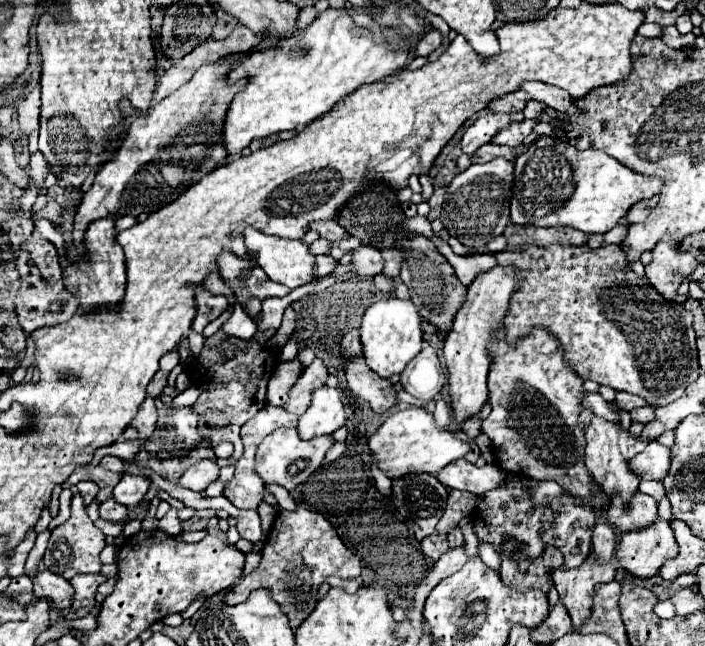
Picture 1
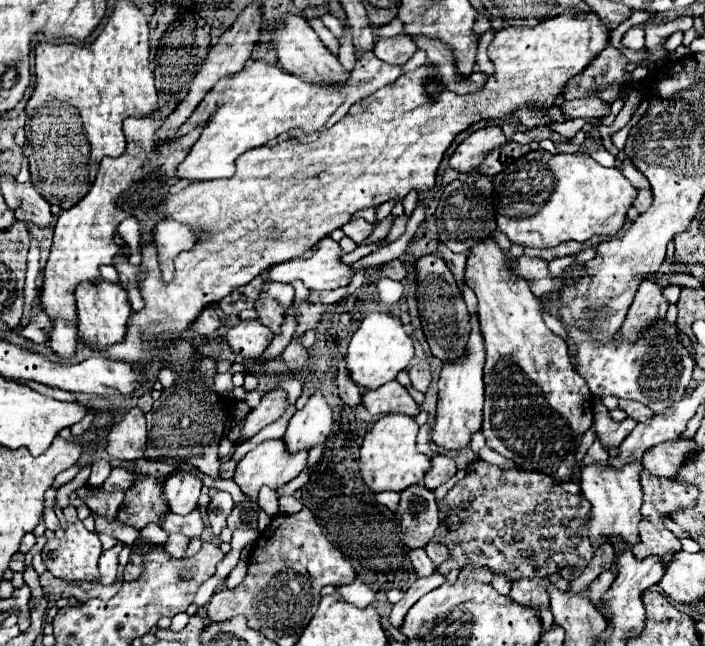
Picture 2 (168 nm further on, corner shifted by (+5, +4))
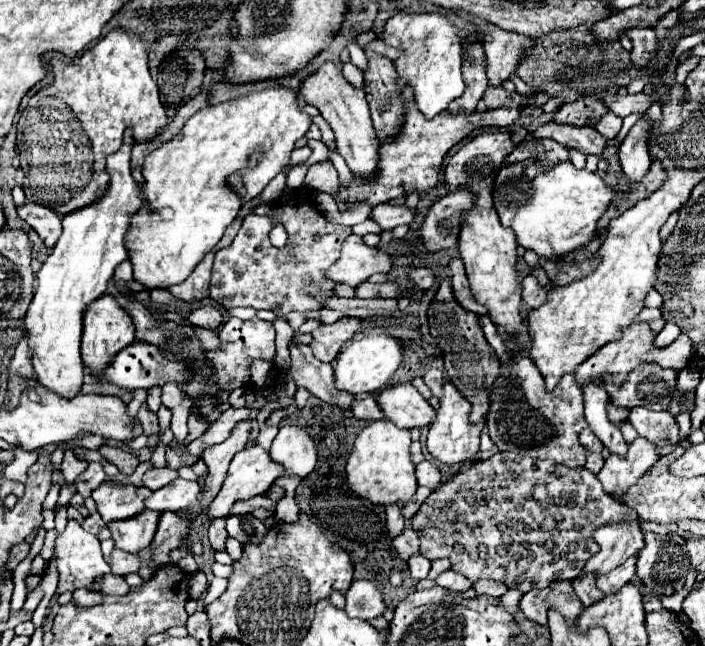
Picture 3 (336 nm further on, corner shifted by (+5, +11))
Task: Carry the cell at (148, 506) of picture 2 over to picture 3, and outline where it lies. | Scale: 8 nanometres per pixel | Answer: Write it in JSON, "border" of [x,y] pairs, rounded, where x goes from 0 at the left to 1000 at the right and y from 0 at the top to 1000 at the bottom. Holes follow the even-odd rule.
{"border":[[[203,789],[194,799],[186,799],[183,805],[163,805],[155,808],[155,820],[157,820],[157,833],[163,836],[163,848],[172,848],[177,854],[197,854],[203,848],[211,848],[220,824],[223,824],[223,811],[226,811],[226,793],[211,793]]]}

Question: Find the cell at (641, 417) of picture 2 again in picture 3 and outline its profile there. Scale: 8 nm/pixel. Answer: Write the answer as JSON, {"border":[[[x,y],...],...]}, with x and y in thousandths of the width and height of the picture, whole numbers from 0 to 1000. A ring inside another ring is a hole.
{"border":[[[904,628],[892,635],[892,650],[909,675],[929,684],[932,690],[955,687],[963,681],[963,659],[949,638],[926,638]]]}

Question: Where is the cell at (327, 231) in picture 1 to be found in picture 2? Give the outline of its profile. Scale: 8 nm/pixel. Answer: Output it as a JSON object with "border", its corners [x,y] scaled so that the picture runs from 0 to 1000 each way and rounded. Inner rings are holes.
{"border":[[[506,339],[506,342],[498,342],[495,348],[487,348],[484,354],[487,354],[489,364],[498,367],[504,376],[512,376],[512,373],[518,373],[521,367],[526,367],[529,351],[532,351],[532,348],[523,345],[523,342],[518,342],[518,339]]]}

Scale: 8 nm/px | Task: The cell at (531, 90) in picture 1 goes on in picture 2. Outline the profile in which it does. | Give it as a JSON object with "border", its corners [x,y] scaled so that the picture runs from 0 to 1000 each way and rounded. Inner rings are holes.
{"border":[[[830,150],[830,153],[813,153],[813,156],[801,156],[796,163],[796,172],[801,175],[804,184],[816,184],[816,181],[861,181],[867,175],[867,163],[858,159],[850,150]]]}

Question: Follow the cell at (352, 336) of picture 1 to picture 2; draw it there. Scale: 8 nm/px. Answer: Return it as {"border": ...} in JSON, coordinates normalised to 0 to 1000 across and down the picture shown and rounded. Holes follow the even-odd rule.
{"border":[[[484,559],[484,565],[481,565],[478,599],[481,599],[481,615],[484,615],[484,621],[487,621],[489,627],[509,627],[509,624],[512,624],[515,602],[509,602],[509,599],[495,587],[495,577],[492,577],[492,568],[489,568],[489,559]]]}

